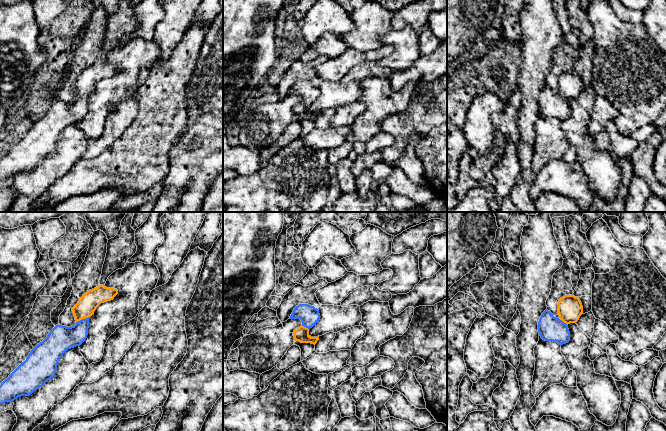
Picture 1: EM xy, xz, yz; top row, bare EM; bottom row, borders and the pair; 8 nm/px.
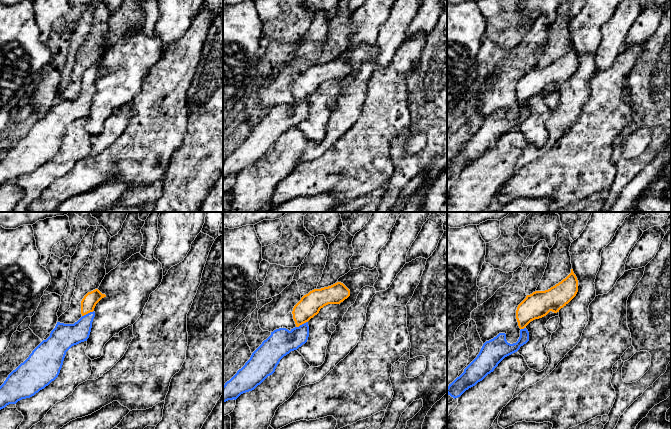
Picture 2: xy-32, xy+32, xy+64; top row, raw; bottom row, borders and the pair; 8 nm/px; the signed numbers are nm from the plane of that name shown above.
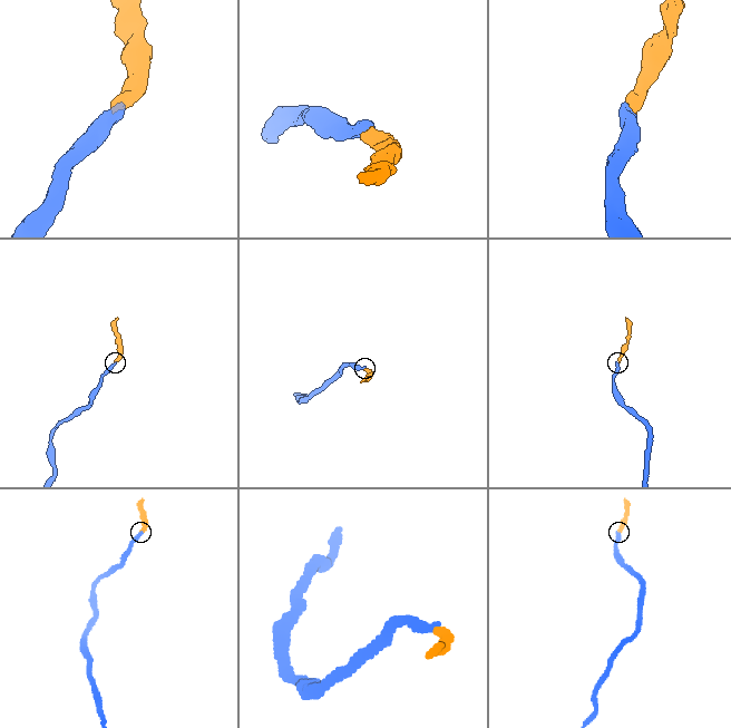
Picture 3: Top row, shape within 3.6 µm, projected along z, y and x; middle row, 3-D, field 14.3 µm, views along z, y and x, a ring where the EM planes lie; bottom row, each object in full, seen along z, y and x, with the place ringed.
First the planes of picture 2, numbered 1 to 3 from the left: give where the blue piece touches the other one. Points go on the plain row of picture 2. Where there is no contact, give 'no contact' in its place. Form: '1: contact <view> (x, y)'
1: contact xy-32 (87, 89)
2: contact xy+32 (301, 100)
3: contact xy+64 (522, 104)

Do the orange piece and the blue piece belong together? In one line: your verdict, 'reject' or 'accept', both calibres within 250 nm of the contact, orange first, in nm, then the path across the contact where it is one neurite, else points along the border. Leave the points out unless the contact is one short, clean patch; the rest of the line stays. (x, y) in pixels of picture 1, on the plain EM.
accept; 160 nm thick on the orange side, 200 nm on the other; runs through xy (87, 80), (82, 87), (82, 94), (68, 113), (61, 114)

